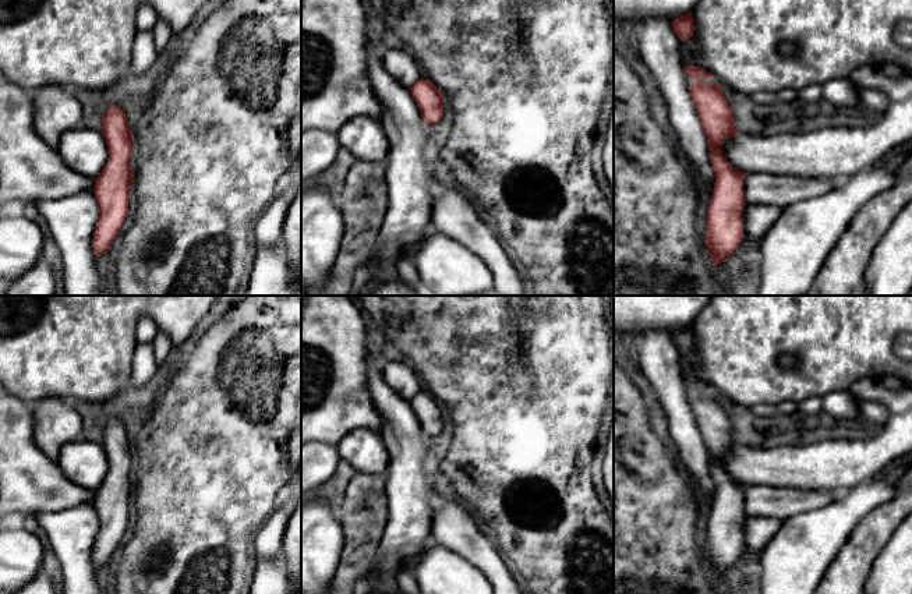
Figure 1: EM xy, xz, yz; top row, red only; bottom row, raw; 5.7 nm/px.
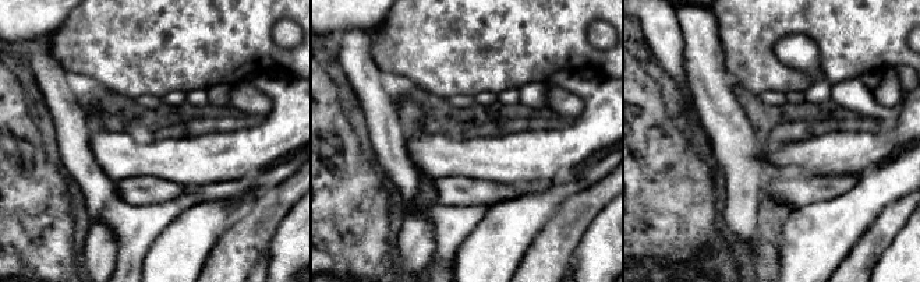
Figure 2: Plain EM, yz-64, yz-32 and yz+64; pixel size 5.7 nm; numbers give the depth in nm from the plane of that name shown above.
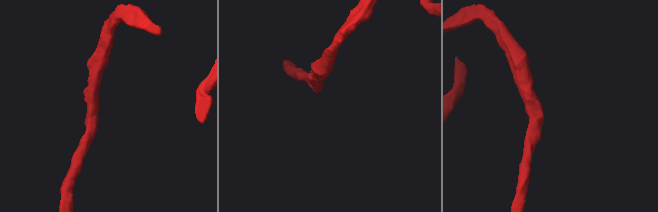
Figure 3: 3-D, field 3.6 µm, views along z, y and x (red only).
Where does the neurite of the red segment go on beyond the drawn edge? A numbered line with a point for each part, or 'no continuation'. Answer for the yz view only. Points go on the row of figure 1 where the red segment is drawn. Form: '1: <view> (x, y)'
1: yz (759, 188)

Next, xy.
1: xy (29, 170)

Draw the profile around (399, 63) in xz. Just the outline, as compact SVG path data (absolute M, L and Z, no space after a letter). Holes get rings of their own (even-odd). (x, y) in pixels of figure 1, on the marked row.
M407 49L386 50L381 59L385 70L406 88L411 88L424 75L418 61Z

